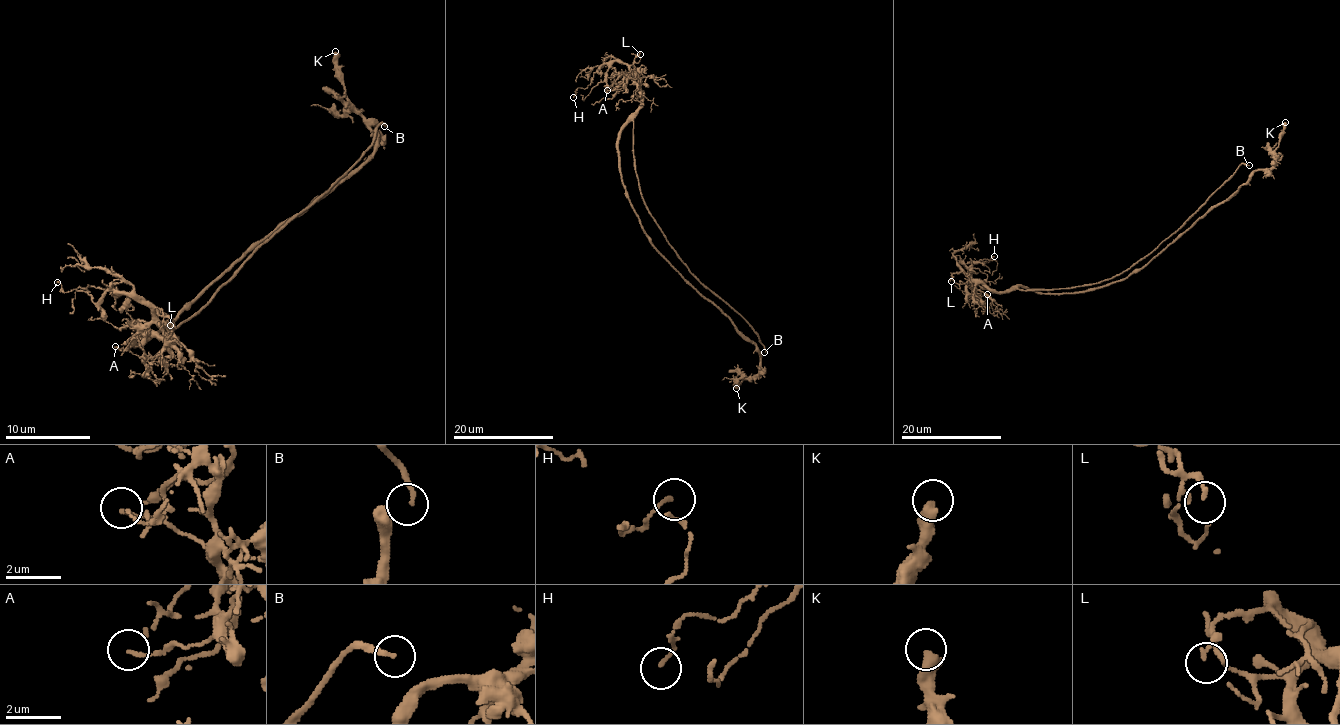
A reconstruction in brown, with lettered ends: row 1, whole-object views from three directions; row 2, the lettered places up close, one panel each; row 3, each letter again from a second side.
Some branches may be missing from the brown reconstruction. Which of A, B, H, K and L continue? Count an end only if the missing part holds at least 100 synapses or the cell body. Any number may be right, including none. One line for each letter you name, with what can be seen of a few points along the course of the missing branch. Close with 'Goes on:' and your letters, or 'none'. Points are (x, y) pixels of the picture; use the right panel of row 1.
Goes on: B

